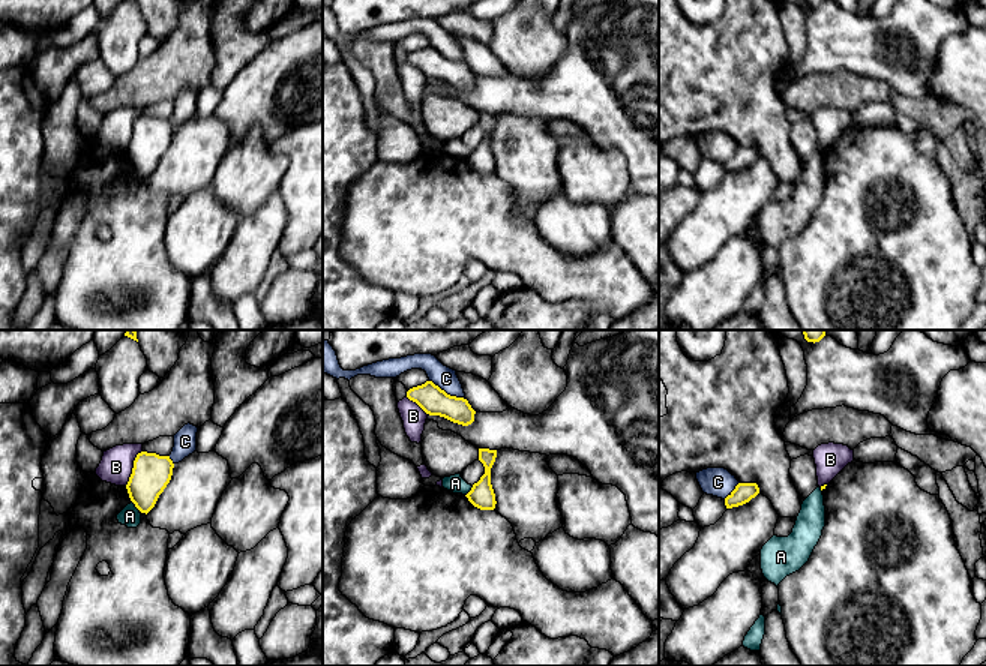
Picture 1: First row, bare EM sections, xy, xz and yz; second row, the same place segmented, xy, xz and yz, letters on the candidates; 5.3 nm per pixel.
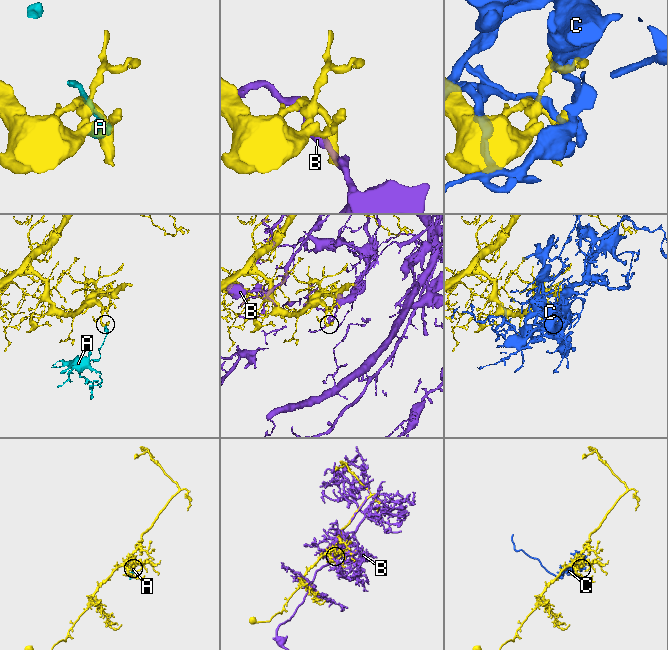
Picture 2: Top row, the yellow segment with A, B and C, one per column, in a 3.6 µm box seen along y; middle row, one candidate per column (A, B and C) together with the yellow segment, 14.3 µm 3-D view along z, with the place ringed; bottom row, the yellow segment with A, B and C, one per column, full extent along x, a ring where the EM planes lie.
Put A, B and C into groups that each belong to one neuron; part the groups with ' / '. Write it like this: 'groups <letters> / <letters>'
groups A / B / C

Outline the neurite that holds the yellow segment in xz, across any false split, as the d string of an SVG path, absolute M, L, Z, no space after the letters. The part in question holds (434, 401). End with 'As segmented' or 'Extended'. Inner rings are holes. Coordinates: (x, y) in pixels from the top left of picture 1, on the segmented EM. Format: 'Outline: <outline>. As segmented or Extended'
Outline: M432 381L410 388L407 398L429 416L440 416L462 426L474 422L476 411L467 399L447 394Z. As segmented

